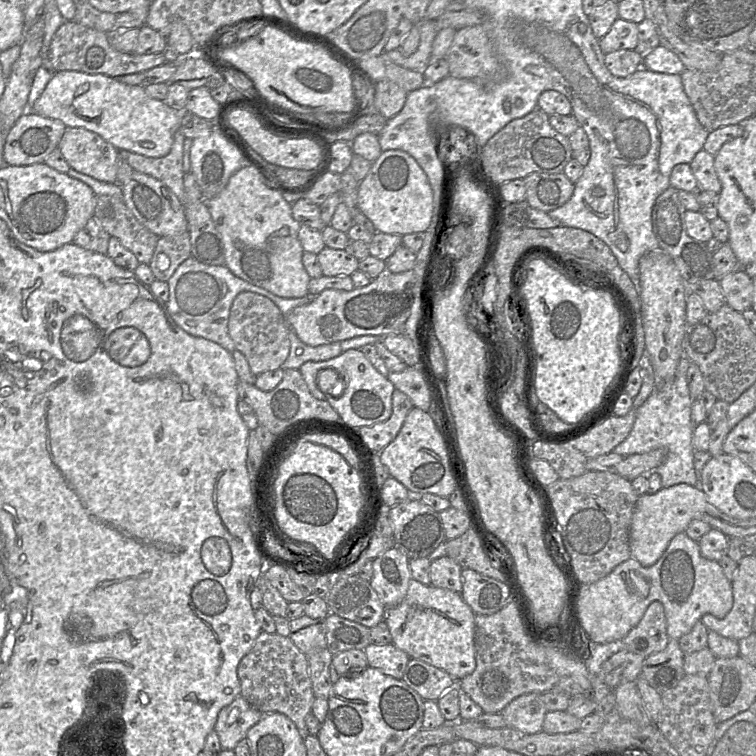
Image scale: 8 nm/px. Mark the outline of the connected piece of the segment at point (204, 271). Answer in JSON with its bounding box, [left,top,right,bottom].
[165,256,317,353]

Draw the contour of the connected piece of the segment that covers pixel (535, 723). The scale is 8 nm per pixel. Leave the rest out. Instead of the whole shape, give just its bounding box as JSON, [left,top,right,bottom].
[502,693,548,734]

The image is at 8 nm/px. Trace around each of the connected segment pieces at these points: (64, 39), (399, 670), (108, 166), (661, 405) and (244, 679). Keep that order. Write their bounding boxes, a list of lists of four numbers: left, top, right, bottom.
[[49,21,170,78],[364,643,410,679],[58,127,118,183],[613,353,712,489],[237,631,316,738]]

